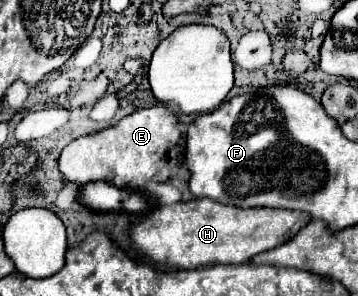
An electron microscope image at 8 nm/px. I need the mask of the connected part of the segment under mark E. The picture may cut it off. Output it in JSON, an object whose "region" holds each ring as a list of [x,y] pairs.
{"region":[[[158,104],[146,110],[136,110],[106,130],[72,140],[62,150],[58,164],[66,180],[78,182],[82,186],[104,180],[110,184],[114,182],[118,188],[126,188],[130,182],[142,188],[148,182],[166,182],[170,178],[182,154],[182,142],[184,132],[178,126],[176,112]]]}

